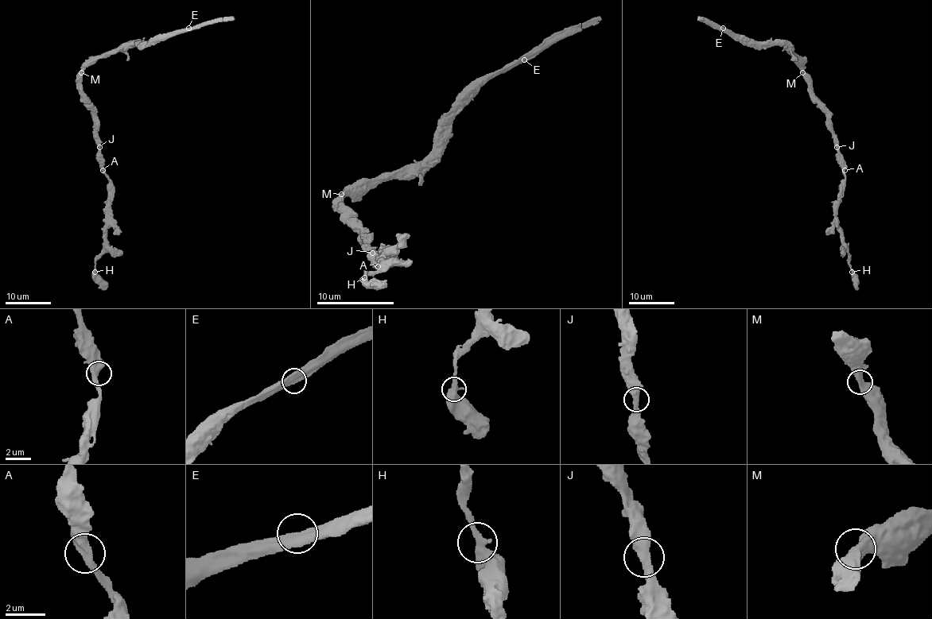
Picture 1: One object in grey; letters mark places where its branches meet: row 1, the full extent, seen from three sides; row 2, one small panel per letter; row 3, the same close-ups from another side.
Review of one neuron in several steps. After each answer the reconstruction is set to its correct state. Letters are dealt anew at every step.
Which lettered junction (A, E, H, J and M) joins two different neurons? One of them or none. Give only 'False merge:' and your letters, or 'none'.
False merge: none

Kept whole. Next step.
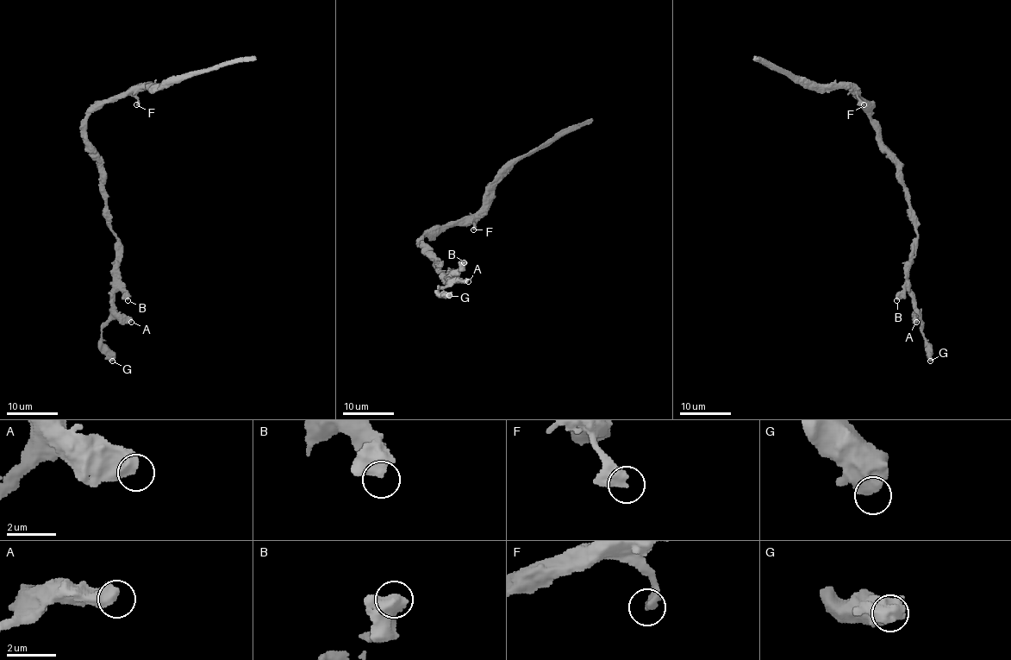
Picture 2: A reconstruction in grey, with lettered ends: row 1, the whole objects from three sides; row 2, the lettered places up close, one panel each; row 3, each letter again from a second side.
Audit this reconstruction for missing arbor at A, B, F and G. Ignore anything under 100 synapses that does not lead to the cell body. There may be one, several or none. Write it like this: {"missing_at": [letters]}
{"missing_at": []}

